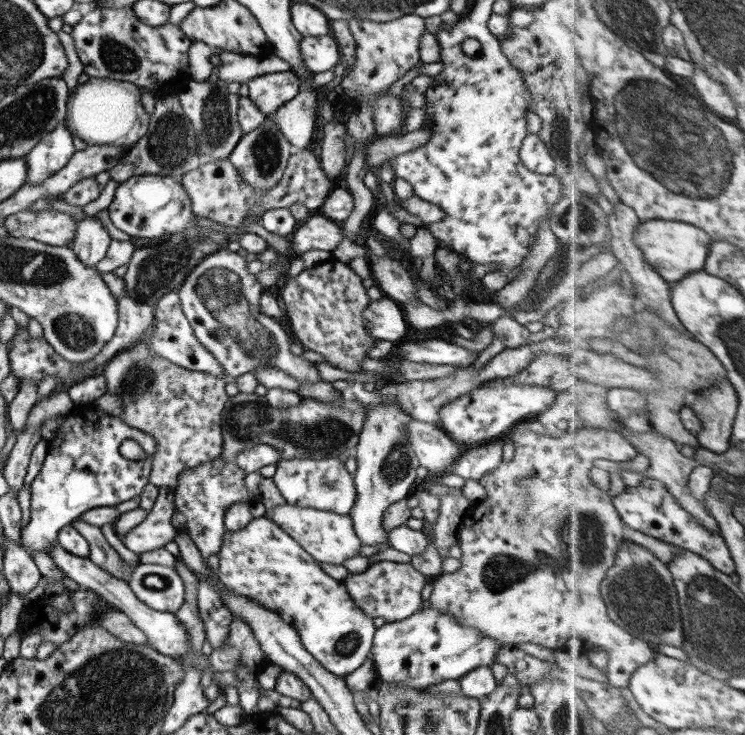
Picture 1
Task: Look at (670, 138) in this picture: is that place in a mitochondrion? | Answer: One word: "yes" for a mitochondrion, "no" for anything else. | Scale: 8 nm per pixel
yes

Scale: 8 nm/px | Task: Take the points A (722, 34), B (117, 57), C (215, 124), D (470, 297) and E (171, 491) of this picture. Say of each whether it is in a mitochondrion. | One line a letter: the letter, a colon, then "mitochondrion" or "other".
A: mitochondrion
B: mitochondrion
C: mitochondrion
D: other
E: other

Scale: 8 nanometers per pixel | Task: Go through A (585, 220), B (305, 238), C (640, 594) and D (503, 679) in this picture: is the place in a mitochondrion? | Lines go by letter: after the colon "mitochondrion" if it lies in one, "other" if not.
A: mitochondrion
B: other
C: mitochondrion
D: other

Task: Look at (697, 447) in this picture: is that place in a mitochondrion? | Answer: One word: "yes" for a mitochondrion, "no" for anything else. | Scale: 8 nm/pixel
no

